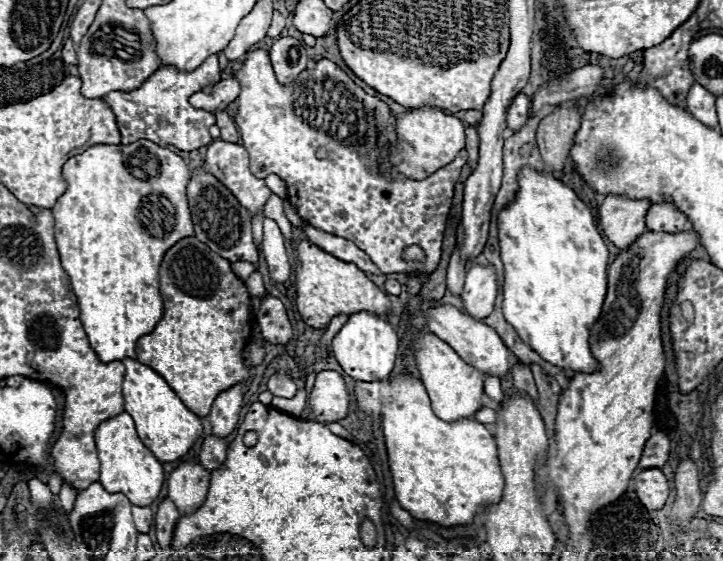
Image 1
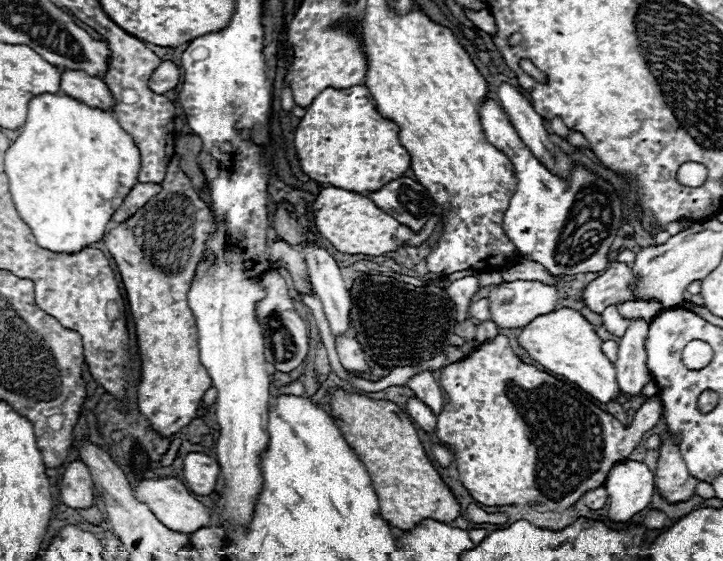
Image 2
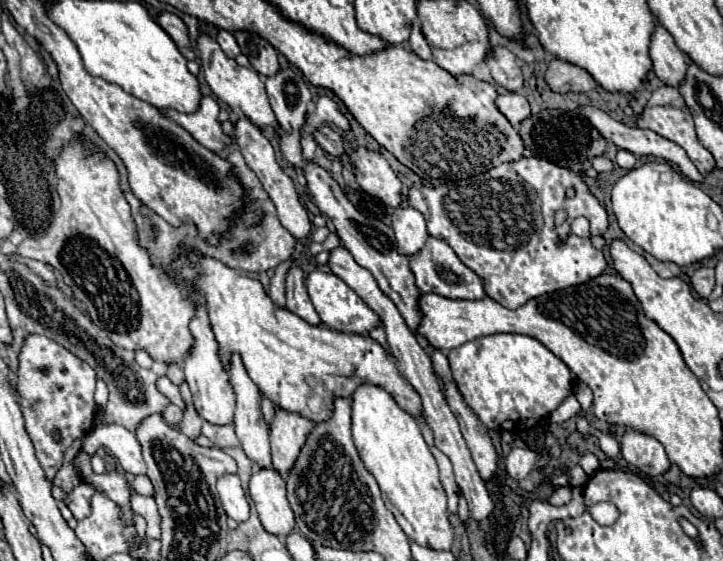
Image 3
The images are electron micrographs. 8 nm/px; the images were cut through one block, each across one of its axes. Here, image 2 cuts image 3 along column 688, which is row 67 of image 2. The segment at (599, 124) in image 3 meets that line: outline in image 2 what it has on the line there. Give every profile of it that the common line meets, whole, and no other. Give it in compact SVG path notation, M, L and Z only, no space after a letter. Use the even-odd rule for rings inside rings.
M166 60L160 64L160 68L152 74L150 78L150 88L156 92L156 94L164 94L166 90L172 90L180 84L180 68Z

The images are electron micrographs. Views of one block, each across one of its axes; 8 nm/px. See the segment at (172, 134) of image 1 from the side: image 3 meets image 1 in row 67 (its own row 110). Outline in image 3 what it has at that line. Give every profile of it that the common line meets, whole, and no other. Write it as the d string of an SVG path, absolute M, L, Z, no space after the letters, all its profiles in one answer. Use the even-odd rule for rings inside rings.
M210 96L202 98L202 108L194 112L194 116L186 116L180 112L166 112L168 118L172 118L176 124L186 128L202 146L206 146L212 152L222 152L226 146L232 144L232 138L222 132L222 124L218 120L218 102Z

